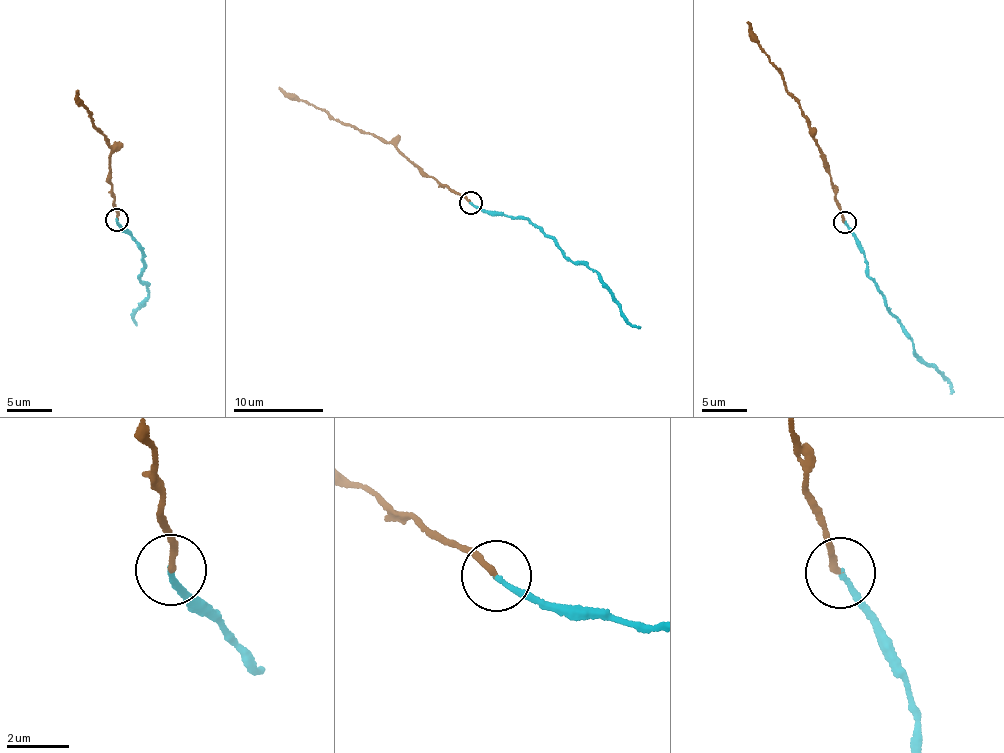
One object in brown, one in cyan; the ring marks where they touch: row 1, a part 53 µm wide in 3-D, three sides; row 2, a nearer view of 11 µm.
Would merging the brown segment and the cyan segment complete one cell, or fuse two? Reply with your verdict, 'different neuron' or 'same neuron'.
different neuron

